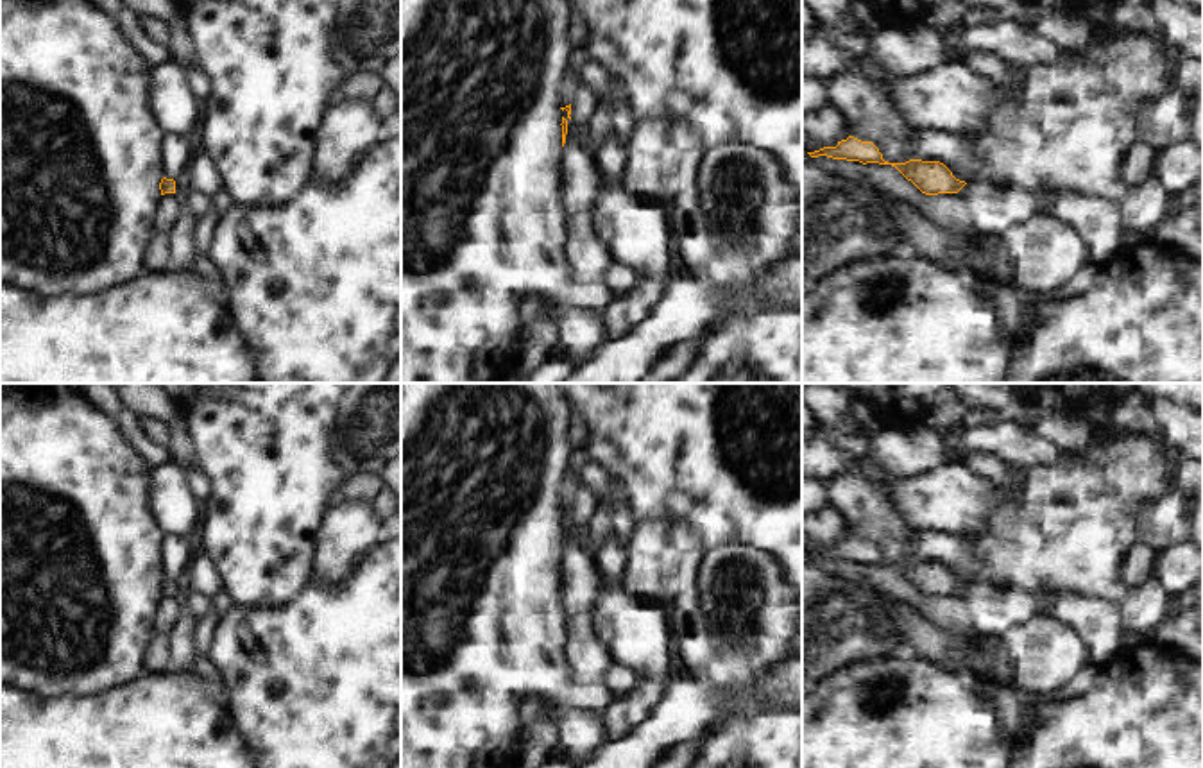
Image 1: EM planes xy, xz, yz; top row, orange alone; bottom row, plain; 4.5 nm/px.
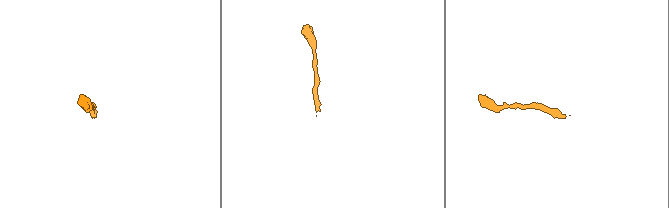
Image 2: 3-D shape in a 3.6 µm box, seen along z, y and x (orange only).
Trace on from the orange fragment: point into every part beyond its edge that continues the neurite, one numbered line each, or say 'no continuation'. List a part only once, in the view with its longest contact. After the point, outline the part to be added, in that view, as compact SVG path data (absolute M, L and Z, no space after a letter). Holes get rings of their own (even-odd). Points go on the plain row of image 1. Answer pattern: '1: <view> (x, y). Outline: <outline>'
1: xz (588, 661). Outline: M566 510L562 512L562 517L567 521L567 535L562 548L560 566L560 575L564 580L560 600L566 610L564 655L567 661L571 680L575 680L576 684L596 684L603 680L605 673L612 666L612 661L602 641L596 637L591 623L593 605L600 593L600 573L594 566L593 555L582 551L576 544L576 526L573 525L573 521L567 519Z

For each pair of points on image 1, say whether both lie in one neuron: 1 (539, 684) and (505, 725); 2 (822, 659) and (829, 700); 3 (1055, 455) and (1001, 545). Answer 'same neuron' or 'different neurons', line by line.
1: same neuron
2: different neurons
3: different neurons

